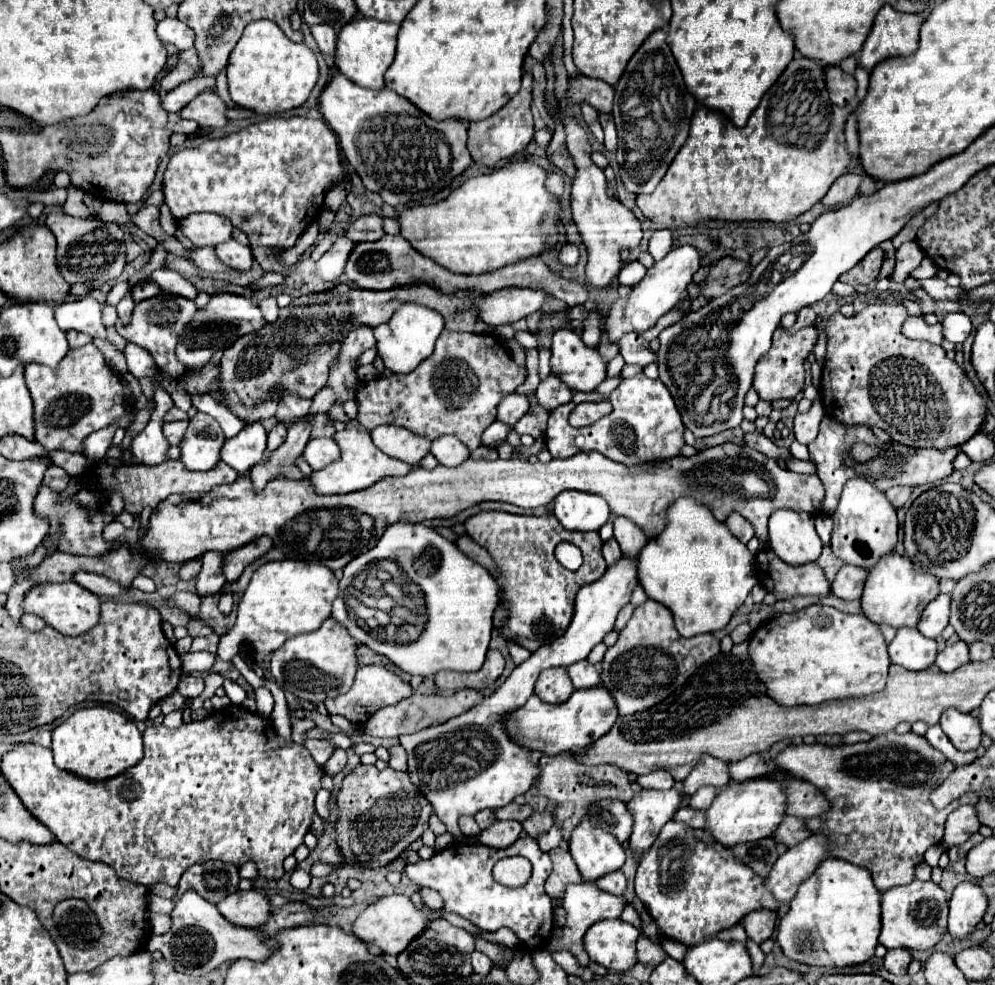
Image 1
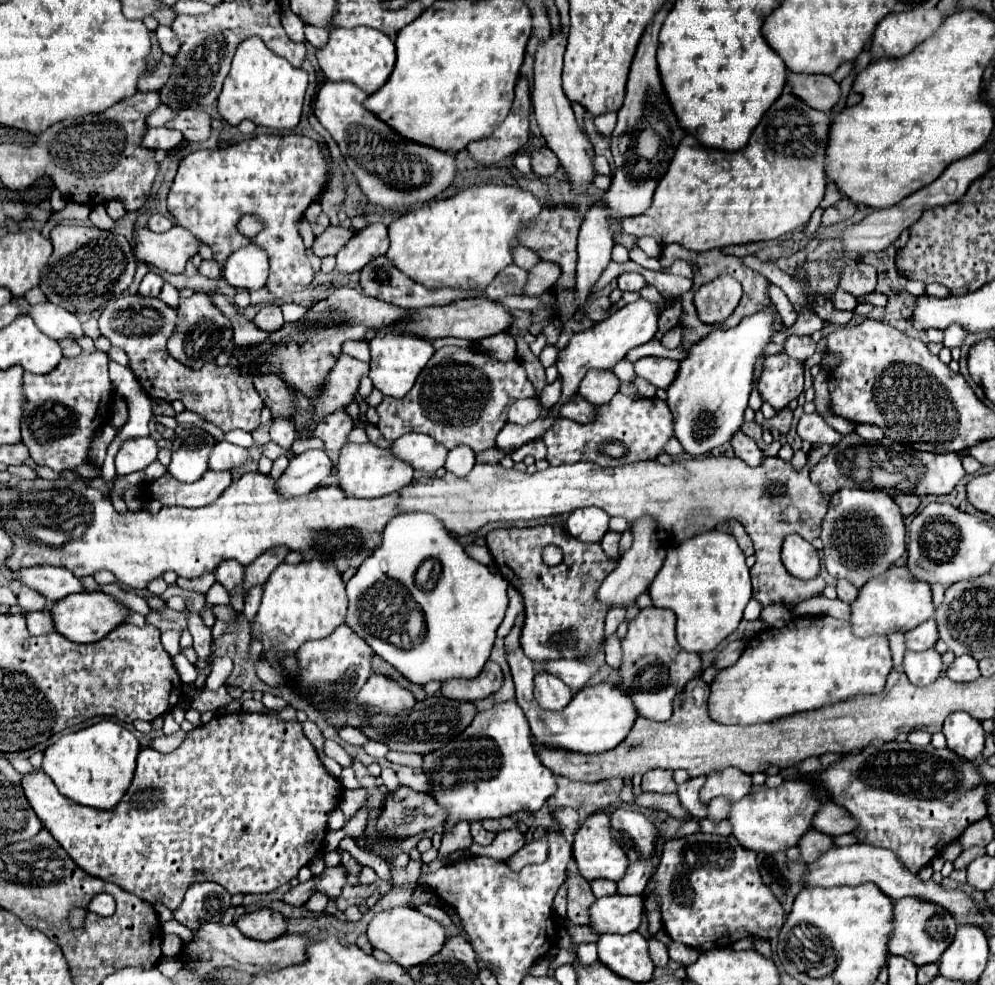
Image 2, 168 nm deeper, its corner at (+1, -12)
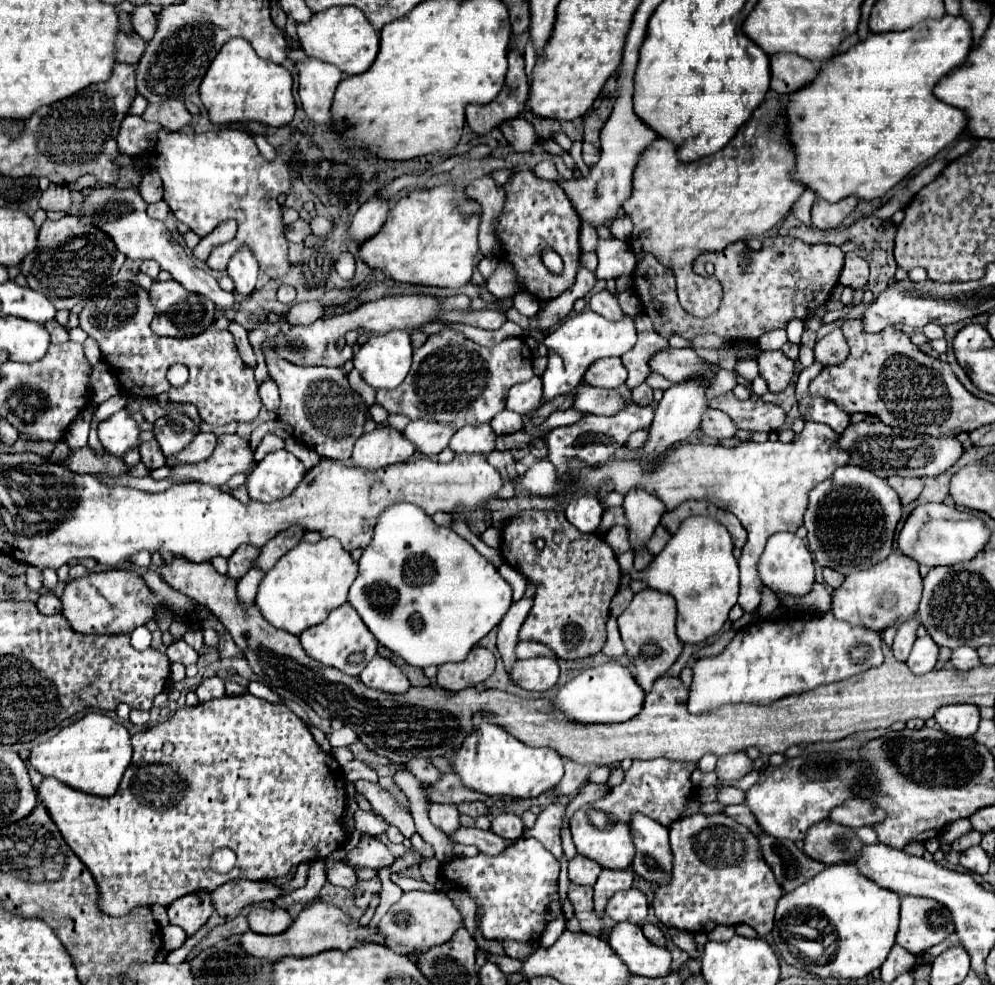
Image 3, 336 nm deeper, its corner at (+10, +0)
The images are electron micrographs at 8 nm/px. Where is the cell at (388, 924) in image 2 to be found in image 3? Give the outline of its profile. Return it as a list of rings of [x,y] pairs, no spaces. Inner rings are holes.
[[[409,891],[409,893],[403,893],[403,897],[395,905],[391,905],[391,909],[379,921],[377,931],[385,935],[385,947],[389,947],[399,955],[407,955],[411,951],[425,951],[435,945],[441,945],[443,941],[449,941],[449,937],[461,925],[463,925],[463,919],[457,907],[451,903],[451,899],[445,893]]]

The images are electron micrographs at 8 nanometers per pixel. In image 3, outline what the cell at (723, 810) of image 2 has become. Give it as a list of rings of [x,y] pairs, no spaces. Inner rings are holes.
[[[719,787],[717,789],[717,803],[721,805],[735,805],[741,803],[745,797],[745,793],[737,787]]]

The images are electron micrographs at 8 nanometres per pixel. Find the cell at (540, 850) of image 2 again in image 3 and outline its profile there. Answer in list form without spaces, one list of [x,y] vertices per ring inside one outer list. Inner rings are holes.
[[[461,827],[457,835],[451,835],[451,839],[455,839],[457,843],[463,845],[475,845],[479,851],[483,851],[485,855],[499,855],[501,851],[505,851],[509,847],[511,841],[495,835],[493,831],[481,831],[481,829],[465,829]]]

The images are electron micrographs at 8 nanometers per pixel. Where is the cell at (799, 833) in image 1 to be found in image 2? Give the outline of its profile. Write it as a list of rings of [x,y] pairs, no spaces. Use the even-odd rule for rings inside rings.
[[[810,829],[798,843],[800,851],[802,851],[802,859],[806,863],[810,861],[816,861],[822,853],[830,851],[834,847],[834,837],[830,835],[824,835],[822,831],[816,831],[816,829]]]

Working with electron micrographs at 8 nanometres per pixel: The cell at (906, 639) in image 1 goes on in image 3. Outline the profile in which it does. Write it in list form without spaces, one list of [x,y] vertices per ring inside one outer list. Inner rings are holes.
[[[929,635],[921,637],[921,639],[915,641],[915,645],[911,649],[911,655],[905,663],[915,675],[929,673],[929,671],[933,671],[933,667],[937,663],[937,651],[939,651],[939,647]]]

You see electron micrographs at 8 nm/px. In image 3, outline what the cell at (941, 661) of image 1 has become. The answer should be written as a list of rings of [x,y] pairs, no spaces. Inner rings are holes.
[[[957,647],[957,649],[953,649],[949,661],[951,661],[951,665],[955,669],[961,669],[961,671],[969,671],[969,669],[973,669],[973,667],[979,665],[977,651],[969,649],[969,647]]]

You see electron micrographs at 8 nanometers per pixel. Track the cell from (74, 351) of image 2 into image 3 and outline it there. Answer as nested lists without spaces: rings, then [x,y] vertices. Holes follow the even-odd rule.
[[[53,319],[53,321],[47,321],[45,329],[47,329],[49,335],[51,335],[51,343],[65,343],[65,341],[69,341],[67,329],[65,329],[63,325],[59,325],[55,319]]]

